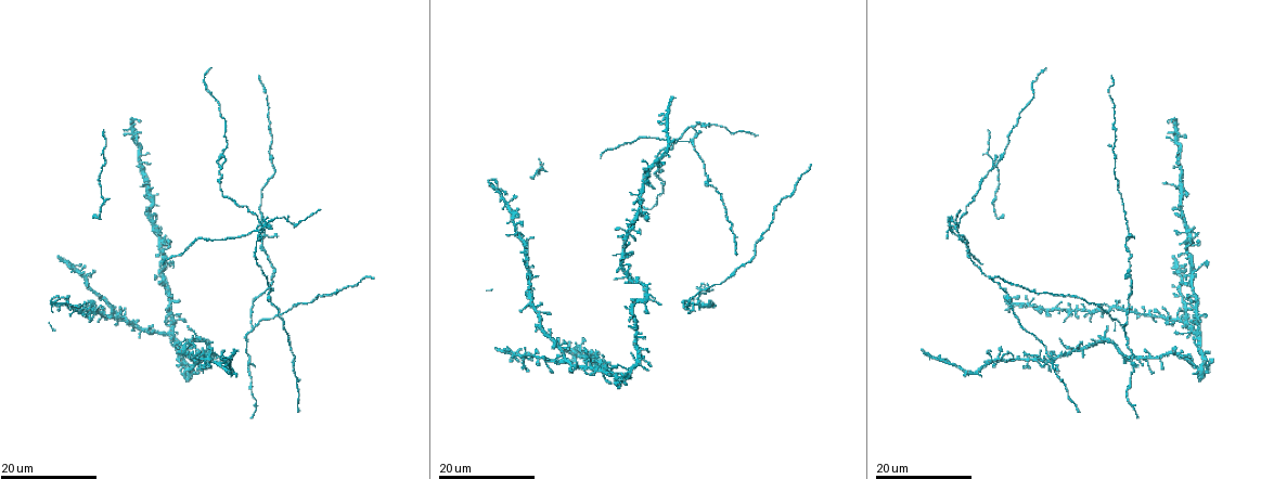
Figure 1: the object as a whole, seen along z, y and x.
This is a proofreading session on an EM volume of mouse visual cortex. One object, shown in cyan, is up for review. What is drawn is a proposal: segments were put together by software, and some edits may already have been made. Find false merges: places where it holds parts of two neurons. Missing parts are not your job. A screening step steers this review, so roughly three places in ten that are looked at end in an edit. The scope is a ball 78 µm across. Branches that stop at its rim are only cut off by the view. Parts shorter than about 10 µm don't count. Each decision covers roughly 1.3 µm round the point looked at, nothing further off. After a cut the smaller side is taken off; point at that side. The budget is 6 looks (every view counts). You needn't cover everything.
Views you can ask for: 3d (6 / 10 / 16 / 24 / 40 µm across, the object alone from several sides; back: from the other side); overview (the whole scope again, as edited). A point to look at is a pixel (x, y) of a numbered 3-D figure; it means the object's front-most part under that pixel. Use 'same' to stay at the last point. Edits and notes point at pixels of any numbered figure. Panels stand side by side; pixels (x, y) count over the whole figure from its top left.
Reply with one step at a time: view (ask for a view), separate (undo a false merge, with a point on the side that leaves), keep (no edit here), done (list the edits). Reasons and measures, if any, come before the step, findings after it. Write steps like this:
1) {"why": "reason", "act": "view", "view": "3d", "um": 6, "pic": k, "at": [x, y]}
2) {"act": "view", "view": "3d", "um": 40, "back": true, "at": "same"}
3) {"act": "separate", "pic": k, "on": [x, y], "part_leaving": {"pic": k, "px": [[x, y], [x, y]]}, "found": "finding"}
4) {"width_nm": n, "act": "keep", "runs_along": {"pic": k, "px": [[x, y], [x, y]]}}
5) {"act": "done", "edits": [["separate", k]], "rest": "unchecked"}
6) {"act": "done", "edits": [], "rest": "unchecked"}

{"why": "branch point", "act": "view", "view": "3d", "um": 16, "pic": 1, "at": [761, 239]}

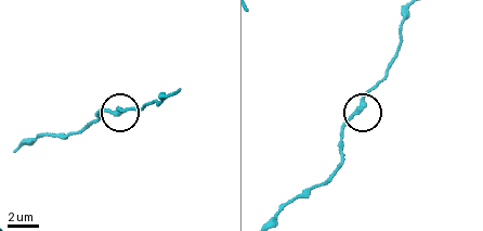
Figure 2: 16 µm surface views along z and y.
{"act": "view", "view": "3d", "um": 10, "pic": 2, "at": [355, 113]}

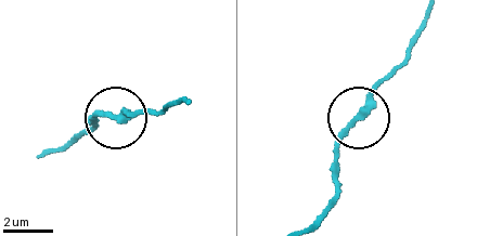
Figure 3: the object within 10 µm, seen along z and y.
{"side_arm_um": 22, "arms": 3, "act": "keep", "found": "continuous, no second neuron"}

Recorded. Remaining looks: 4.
{"why": "three-way junction", "act": "view", "view": "3d", "um": 16, "pic": 1, "at": [268, 152]}

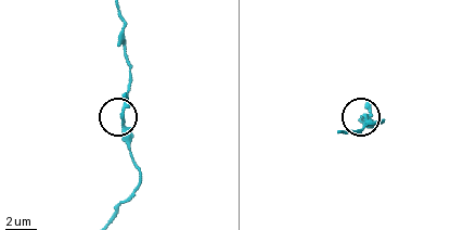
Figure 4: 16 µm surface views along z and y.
{"act": "view", "view": "3d", "um": 6, "pic": 4, "at": [366, 117]}

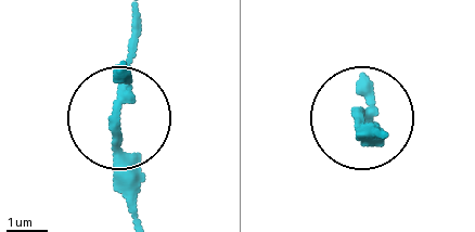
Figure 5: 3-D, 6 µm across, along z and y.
{"act": "keep", "runs_along": {"pic": 5, "px": [[137, 214], [137, 172], [116, 130], [137, 16]]}, "found": "all the same neuron"}

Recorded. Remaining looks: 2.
{"why": "four-way junction", "act": "view", "view": "3d", "um": 16, "pic": 1, "at": [1127, 231]}

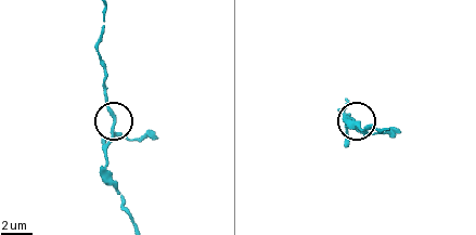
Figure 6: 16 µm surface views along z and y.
{"why": "closer look", "act": "view", "view": "3d", "um": 10, "pic": 6, "at": [114, 123]}

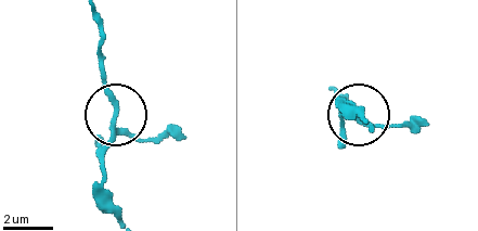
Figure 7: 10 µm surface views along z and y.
{"arms": 4, "act": "keep", "runs_along": {"pic": 7, "px": [[120, 217], [104, 179], [116, 104], [104, 56]]}, "found": "one neuron here"}

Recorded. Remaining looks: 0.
{"act": "done", "edits": [], "rest": "unchecked"}

